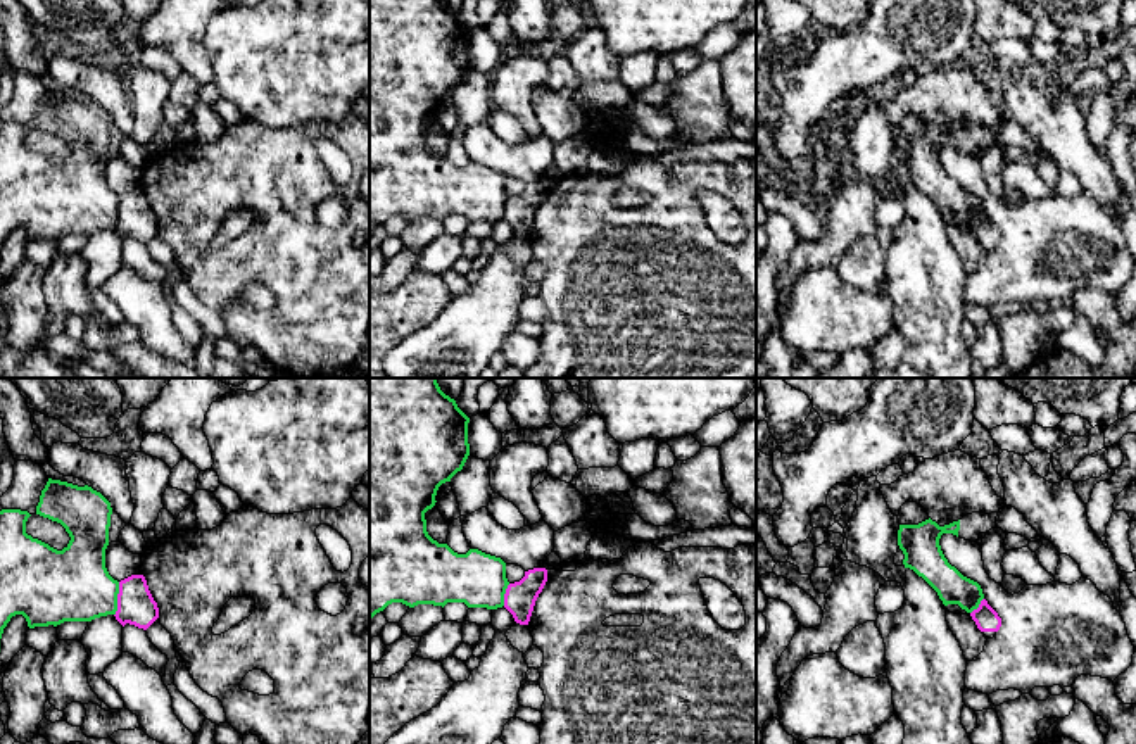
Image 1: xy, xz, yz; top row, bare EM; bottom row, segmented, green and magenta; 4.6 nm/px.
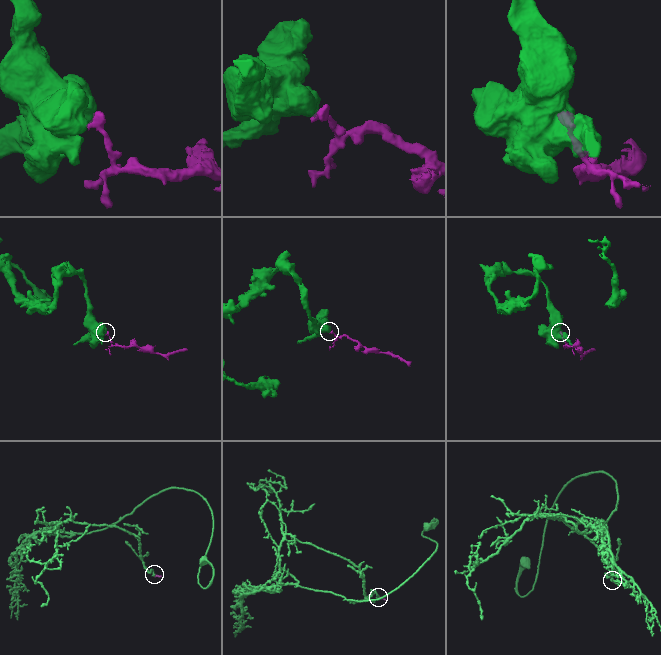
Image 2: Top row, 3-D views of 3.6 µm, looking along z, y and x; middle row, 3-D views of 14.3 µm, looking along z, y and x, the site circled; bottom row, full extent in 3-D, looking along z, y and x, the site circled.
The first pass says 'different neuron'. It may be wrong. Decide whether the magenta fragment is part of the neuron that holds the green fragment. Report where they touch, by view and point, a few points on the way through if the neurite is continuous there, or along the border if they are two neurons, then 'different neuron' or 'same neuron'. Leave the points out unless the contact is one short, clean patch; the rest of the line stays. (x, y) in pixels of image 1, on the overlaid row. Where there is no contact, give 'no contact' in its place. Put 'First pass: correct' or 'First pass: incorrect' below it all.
xy (116, 599) | along xy (119, 582), (118, 610), (114, 615) | different neuron
First pass: correct

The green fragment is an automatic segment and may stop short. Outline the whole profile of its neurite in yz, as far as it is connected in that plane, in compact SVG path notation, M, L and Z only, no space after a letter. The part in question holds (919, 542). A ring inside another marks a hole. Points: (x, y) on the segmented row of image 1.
M931 518L918 525L899 525L898 545L905 554L905 568L922 577L937 592L944 606L958 604L972 613L984 599L982 589L951 566L939 545L943 533L958 537L958 530L960 520L944 526Z

